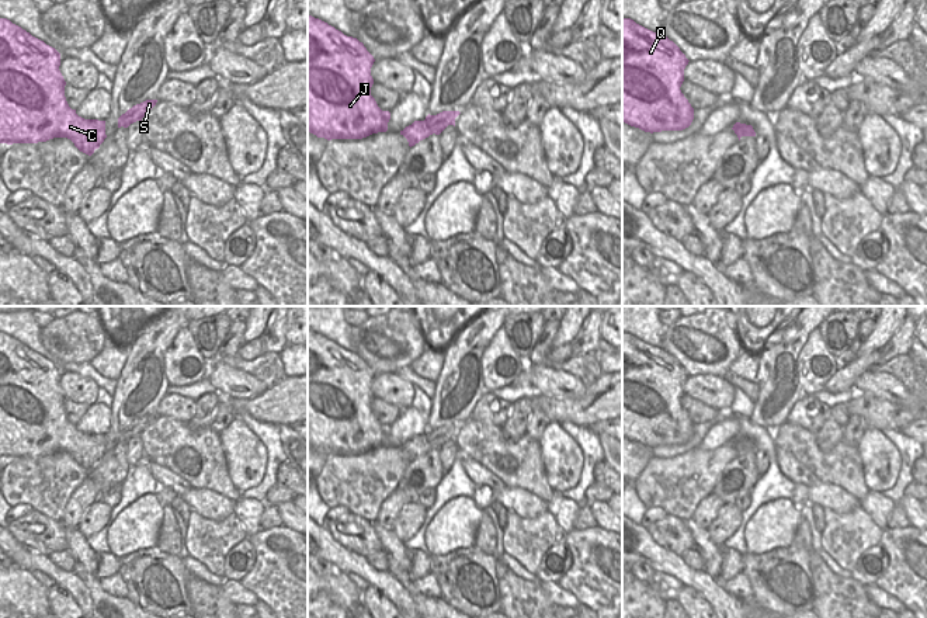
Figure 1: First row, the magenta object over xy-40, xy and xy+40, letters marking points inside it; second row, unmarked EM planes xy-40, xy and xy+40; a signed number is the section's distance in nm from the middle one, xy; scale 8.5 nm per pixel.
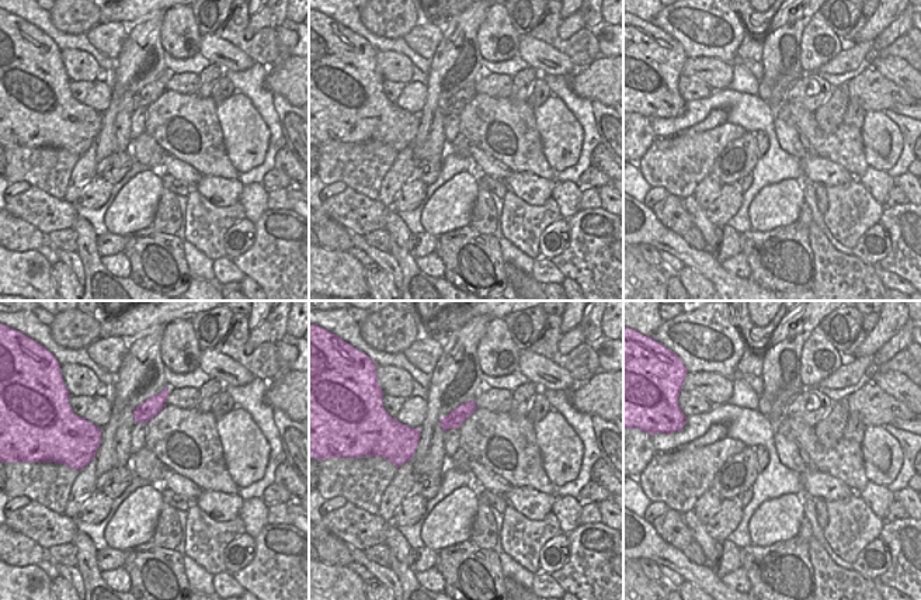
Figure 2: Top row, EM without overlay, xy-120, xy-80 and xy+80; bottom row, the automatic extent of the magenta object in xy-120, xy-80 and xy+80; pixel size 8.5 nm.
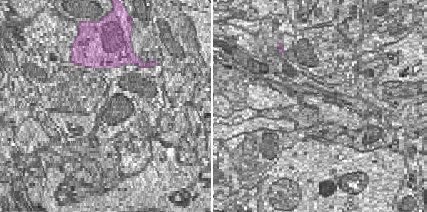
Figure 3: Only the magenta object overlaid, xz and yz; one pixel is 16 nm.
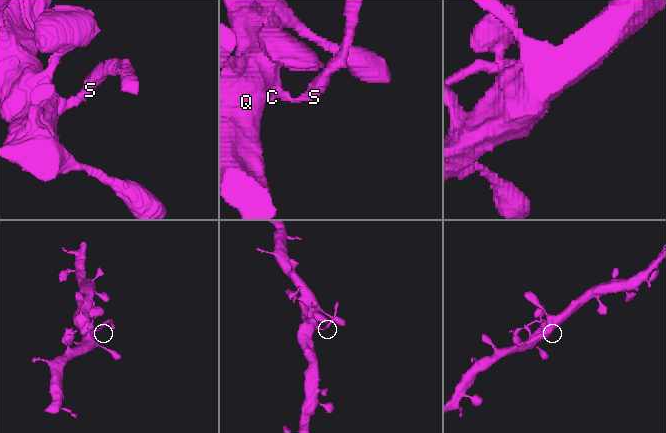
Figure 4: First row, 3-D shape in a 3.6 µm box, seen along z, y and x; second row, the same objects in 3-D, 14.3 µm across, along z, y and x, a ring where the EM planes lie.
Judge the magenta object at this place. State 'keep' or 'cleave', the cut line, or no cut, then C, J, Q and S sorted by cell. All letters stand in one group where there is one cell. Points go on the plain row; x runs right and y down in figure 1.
cleave; cut in xy along (424, 434), (429, 450); C J Q / S

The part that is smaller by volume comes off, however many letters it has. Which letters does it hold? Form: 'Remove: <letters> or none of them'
Remove: S

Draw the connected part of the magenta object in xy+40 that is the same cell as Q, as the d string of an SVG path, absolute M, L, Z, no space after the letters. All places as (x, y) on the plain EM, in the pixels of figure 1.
M622 333L622 437L650 448L688 442L694 423L680 405L688 376L662 347Z

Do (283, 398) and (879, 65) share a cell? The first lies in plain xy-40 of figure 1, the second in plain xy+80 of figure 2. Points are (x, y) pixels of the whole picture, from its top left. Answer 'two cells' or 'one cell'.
two cells

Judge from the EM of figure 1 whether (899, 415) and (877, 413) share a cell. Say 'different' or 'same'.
same

